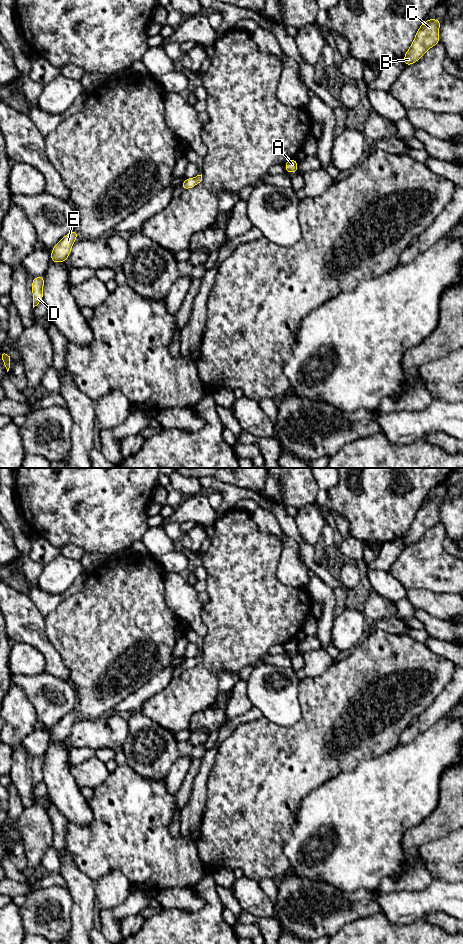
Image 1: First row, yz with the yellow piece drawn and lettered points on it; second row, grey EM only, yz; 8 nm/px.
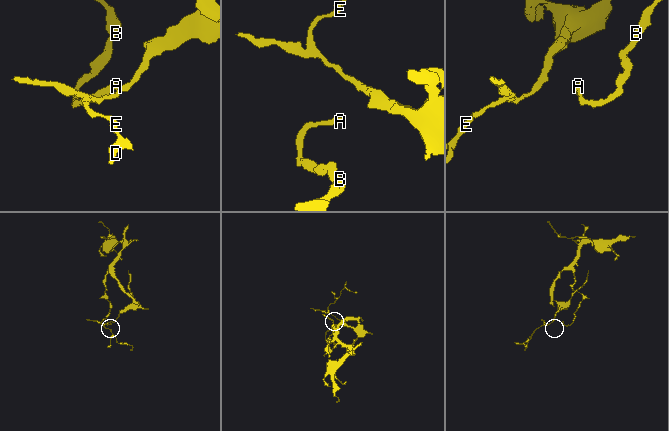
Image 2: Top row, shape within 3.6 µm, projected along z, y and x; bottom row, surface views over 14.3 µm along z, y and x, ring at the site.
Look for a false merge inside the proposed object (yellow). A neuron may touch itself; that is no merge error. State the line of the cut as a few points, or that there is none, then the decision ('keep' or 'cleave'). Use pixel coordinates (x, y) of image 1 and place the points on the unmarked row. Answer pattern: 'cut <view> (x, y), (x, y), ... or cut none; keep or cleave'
cut none; keep

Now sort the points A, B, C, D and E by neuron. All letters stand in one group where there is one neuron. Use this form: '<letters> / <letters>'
A B C D E

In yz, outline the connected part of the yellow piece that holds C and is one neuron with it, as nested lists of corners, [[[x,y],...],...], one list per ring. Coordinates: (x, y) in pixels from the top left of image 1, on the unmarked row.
[[[427,499],[420,505],[411,526],[403,537],[404,547],[416,543],[427,530],[440,523],[441,502],[439,499]]]

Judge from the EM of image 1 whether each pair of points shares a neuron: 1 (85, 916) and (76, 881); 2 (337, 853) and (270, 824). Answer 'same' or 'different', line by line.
1: same
2: different

